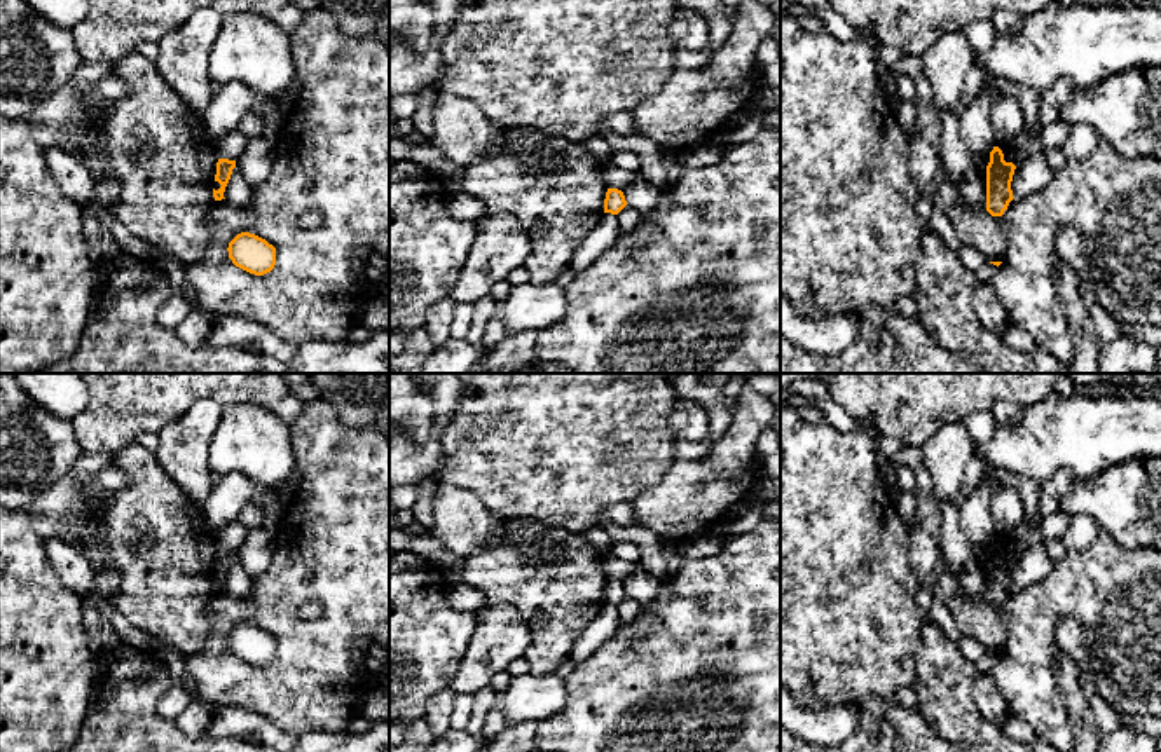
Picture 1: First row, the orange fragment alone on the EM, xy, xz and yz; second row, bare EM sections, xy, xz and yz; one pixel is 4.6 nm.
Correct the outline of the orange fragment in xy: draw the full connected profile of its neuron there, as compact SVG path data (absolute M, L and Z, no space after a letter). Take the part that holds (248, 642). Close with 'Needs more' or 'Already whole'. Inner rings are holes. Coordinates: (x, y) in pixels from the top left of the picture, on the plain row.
M250 623L237 625L229 633L227 642L236 658L255 667L264 667L276 656L276 639Z. Already whole

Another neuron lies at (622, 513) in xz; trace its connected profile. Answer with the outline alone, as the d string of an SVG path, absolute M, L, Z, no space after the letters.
M618 502L608 509L604 509L599 516L599 525L620 525L632 527L637 525L632 502Z

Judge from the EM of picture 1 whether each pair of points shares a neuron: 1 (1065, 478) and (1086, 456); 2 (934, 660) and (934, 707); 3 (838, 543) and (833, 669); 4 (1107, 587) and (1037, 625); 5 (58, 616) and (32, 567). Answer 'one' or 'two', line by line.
1: two
2: one
3: one
4: one
5: one

